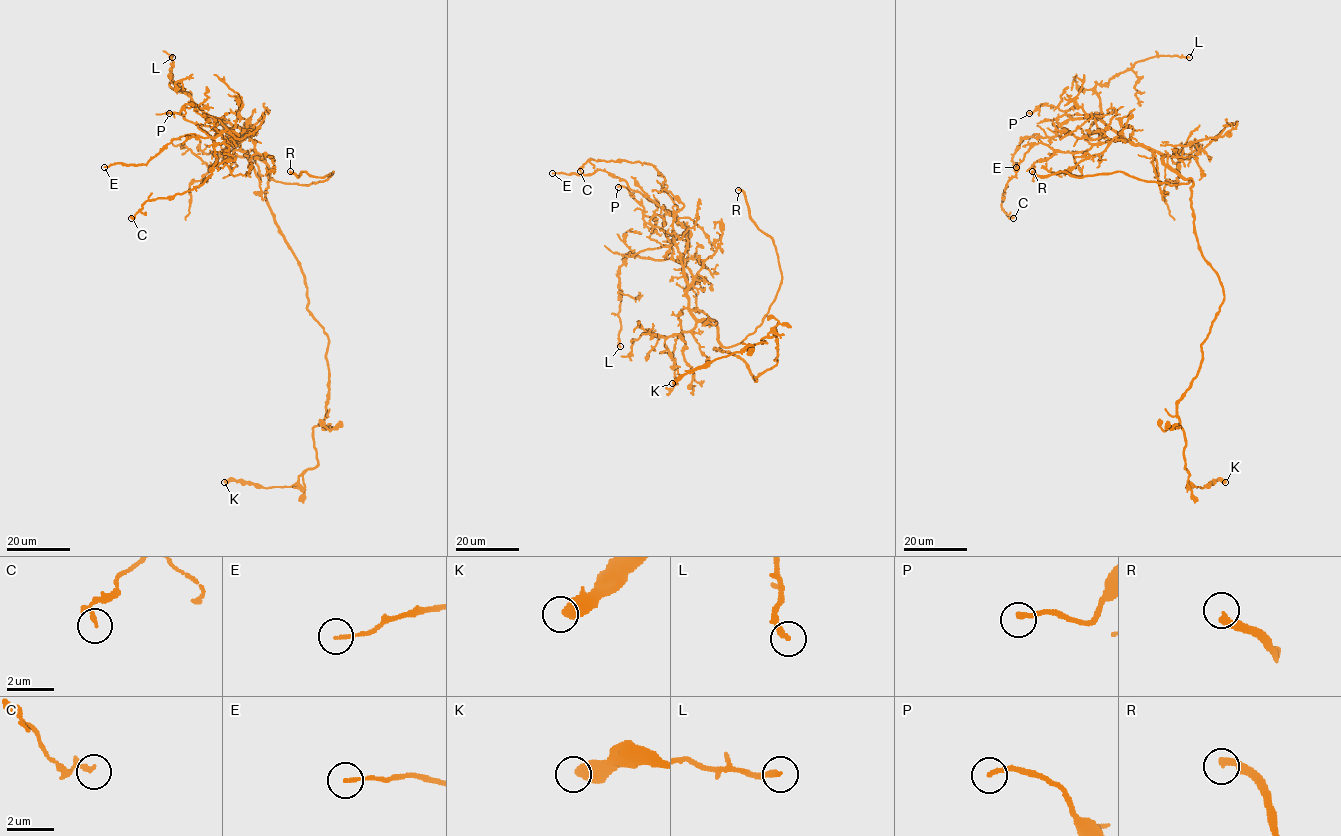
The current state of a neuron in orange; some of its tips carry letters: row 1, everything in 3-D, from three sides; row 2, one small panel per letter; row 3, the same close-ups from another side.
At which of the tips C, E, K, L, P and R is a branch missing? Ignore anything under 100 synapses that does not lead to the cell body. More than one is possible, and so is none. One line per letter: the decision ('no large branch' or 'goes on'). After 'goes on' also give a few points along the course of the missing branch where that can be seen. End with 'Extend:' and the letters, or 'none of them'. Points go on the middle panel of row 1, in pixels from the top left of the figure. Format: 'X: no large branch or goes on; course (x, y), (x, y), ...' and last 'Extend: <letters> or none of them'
C: no large branch
E: no large branch
K: no large branch
L: no large branch
P: no large branch
R: goes on
Extend: R

